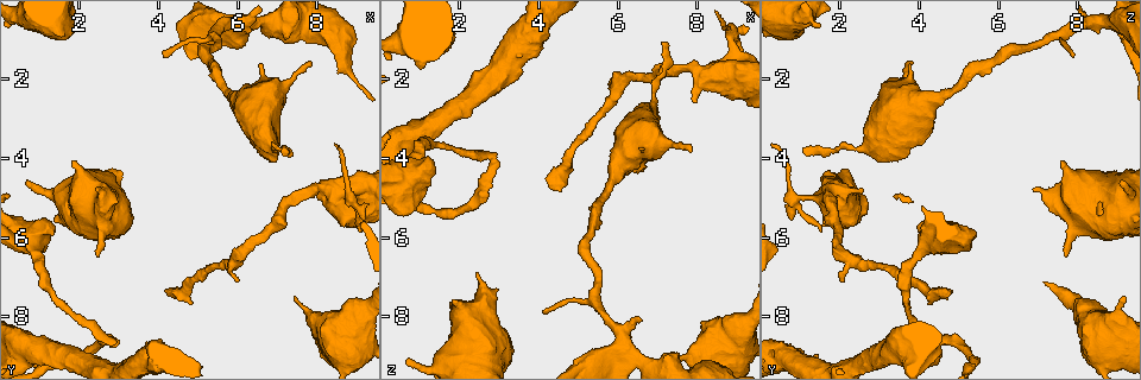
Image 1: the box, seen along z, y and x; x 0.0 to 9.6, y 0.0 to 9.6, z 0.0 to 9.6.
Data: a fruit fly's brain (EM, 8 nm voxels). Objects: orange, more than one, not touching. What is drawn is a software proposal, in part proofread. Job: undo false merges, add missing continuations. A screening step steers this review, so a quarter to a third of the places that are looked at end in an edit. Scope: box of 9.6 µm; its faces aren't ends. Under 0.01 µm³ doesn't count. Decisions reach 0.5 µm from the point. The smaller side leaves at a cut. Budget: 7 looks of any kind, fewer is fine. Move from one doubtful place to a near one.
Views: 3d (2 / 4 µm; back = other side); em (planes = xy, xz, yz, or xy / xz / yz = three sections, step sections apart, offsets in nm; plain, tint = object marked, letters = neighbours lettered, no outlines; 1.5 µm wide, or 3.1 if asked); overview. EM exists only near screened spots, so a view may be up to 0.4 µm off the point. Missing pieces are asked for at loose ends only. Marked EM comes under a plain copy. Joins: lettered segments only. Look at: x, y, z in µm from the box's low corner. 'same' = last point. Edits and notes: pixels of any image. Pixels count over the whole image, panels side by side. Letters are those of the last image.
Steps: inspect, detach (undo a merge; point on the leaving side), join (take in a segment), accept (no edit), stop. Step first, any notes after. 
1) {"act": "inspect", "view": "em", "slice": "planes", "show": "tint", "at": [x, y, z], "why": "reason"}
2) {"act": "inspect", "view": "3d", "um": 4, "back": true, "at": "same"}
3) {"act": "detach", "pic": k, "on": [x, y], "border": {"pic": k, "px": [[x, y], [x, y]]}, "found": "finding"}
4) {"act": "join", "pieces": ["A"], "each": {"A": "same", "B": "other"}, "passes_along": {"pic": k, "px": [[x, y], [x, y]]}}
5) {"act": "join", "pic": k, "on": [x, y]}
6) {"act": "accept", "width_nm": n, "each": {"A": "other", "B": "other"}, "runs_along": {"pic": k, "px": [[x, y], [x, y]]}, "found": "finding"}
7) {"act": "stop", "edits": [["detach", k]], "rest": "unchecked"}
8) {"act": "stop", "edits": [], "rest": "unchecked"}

{"act": "inspect", "view": "em", "slice": "planes", "show": "letters", "at": [2.80, 8.65, 4.00], "why": "abrupt turn"}

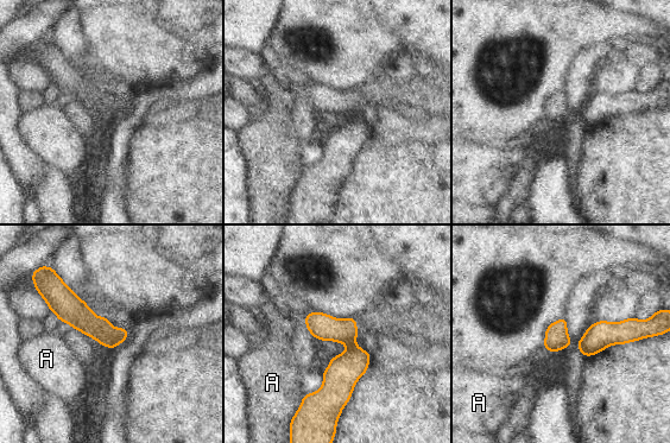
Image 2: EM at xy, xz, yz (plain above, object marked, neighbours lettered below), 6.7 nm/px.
{"act": "detach", "pic": 2, "on": [345, 369], "longest_contact_nm": ["A", 130], "each": {"A": "other"}, "found": "a second cell is stuck on"}

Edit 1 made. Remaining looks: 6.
{"act": "inspect", "view": "em", "slice": "planes", "show": "letters", "at": [2.45, 6.45, 7.80], "why": "an open end"}

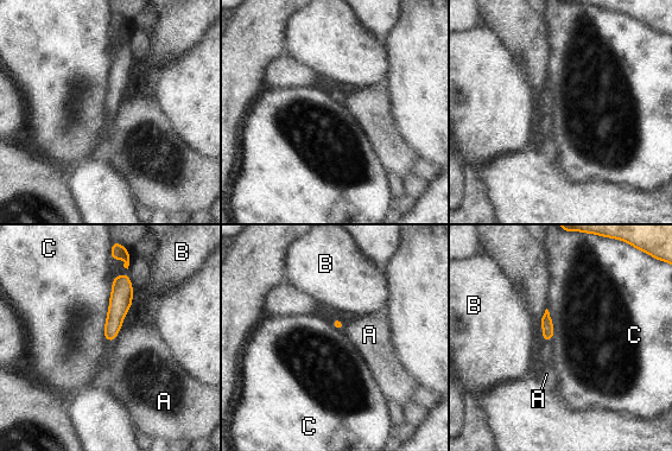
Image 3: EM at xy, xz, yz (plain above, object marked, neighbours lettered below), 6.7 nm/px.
{"act": "accept", "longest_contact_nm": ["C", 360], "each": {"A": "other", "B": "other", "C": "other"}, "found": "none of them fits"}

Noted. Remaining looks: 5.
{"act": "inspect", "view": "3d", "um": 2, "at": [2.45, 4.85, 6.90], "why": "free end"}

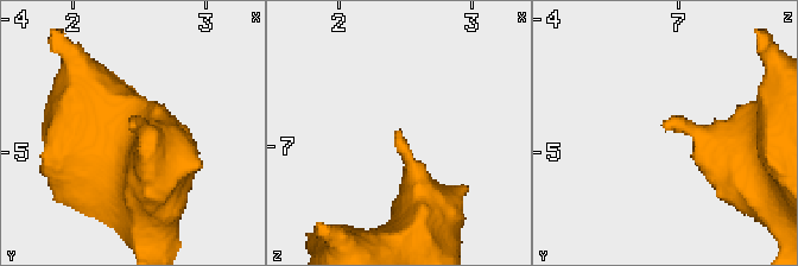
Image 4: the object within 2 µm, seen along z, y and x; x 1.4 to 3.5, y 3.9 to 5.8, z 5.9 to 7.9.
{"act": "inspect", "view": "em", "slice": "planes", "show": "letters", "at": [2.42, 4.80, 6.88]}

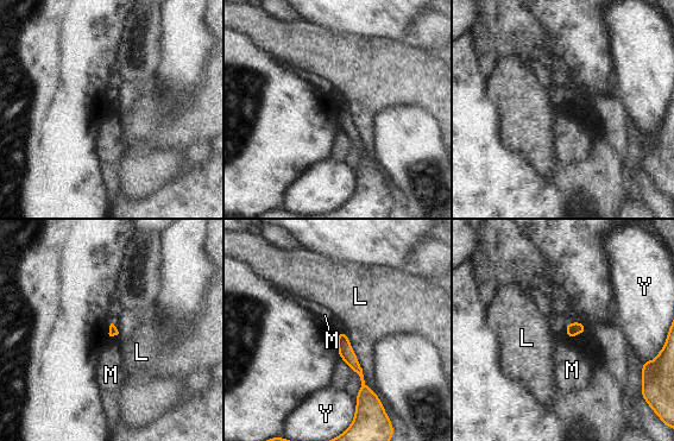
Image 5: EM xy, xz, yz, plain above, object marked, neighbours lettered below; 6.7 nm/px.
{"act": "accept", "each": {"L": "other", "M": "other", "Y": "other"}, "border": {"pic": 5, "px": [[566, 323], [566, 334], [568, 336]]}, "found": "no lettered segment goes on from it"}

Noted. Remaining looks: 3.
{"act": "stop", "edits": [["detach", 2]], "rest": "unchecked"}

